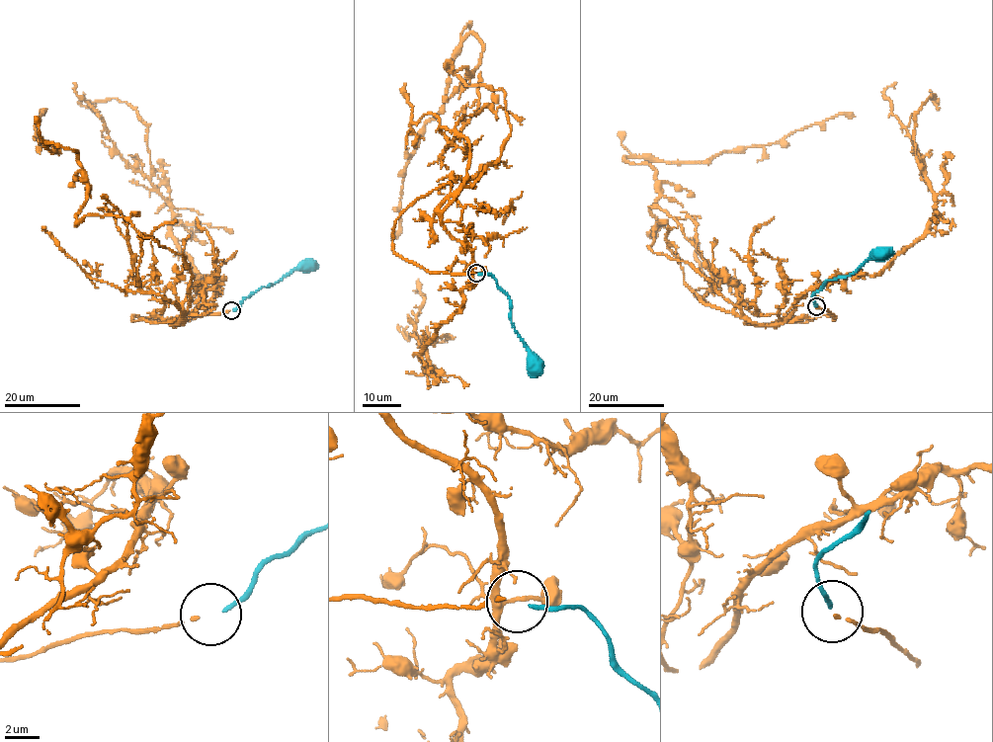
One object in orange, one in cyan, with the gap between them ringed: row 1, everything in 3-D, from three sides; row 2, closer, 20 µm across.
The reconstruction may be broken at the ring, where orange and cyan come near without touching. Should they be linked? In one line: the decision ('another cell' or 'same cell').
same cell

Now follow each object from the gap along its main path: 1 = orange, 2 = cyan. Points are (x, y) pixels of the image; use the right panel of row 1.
1: (816, 306), (835, 319), (745, 323), (687, 263), (654, 253), (659, 183), (624, 157), (705, 162), (855, 117)
2: (815, 305), (813, 295), (822, 288), (826, 281), (849, 276), (868, 259), (882, 256)

